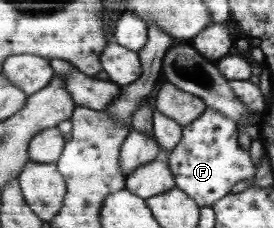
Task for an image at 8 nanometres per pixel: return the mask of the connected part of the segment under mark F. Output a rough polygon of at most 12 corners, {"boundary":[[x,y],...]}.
{"boundary":[[211,107],[182,127],[167,164],[200,206],[256,166],[237,123]]}

